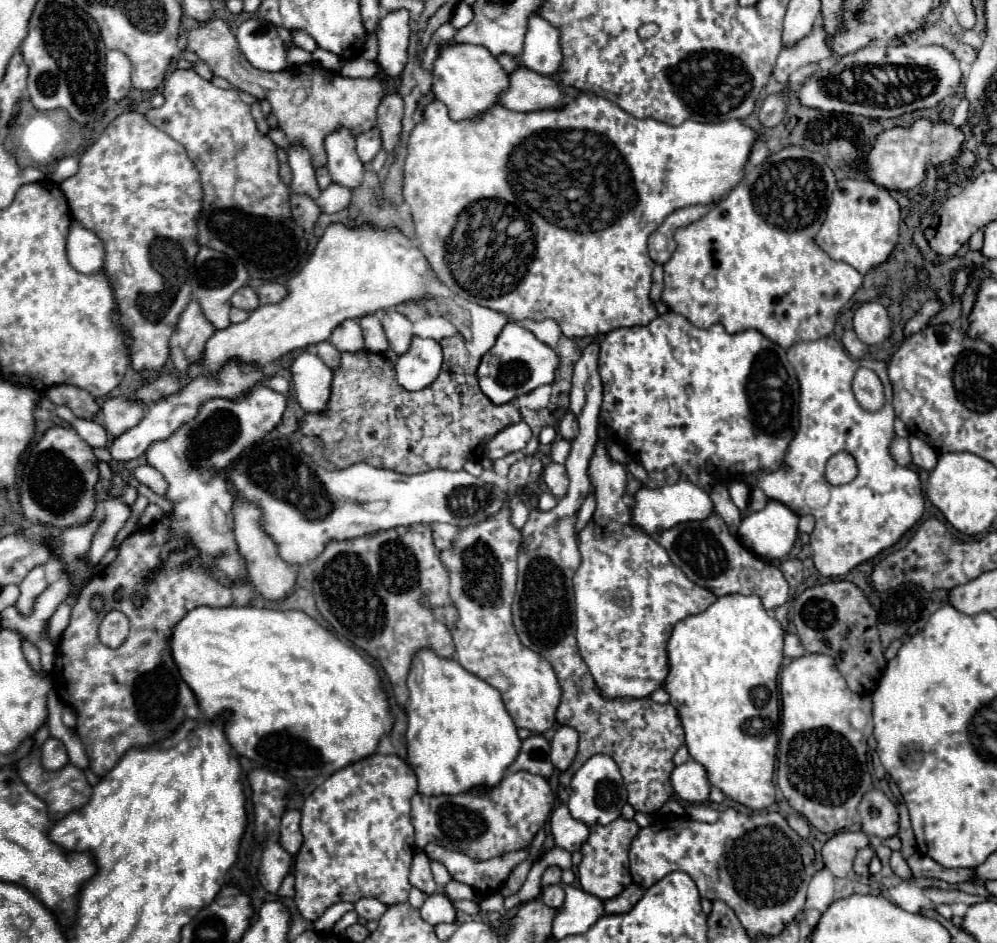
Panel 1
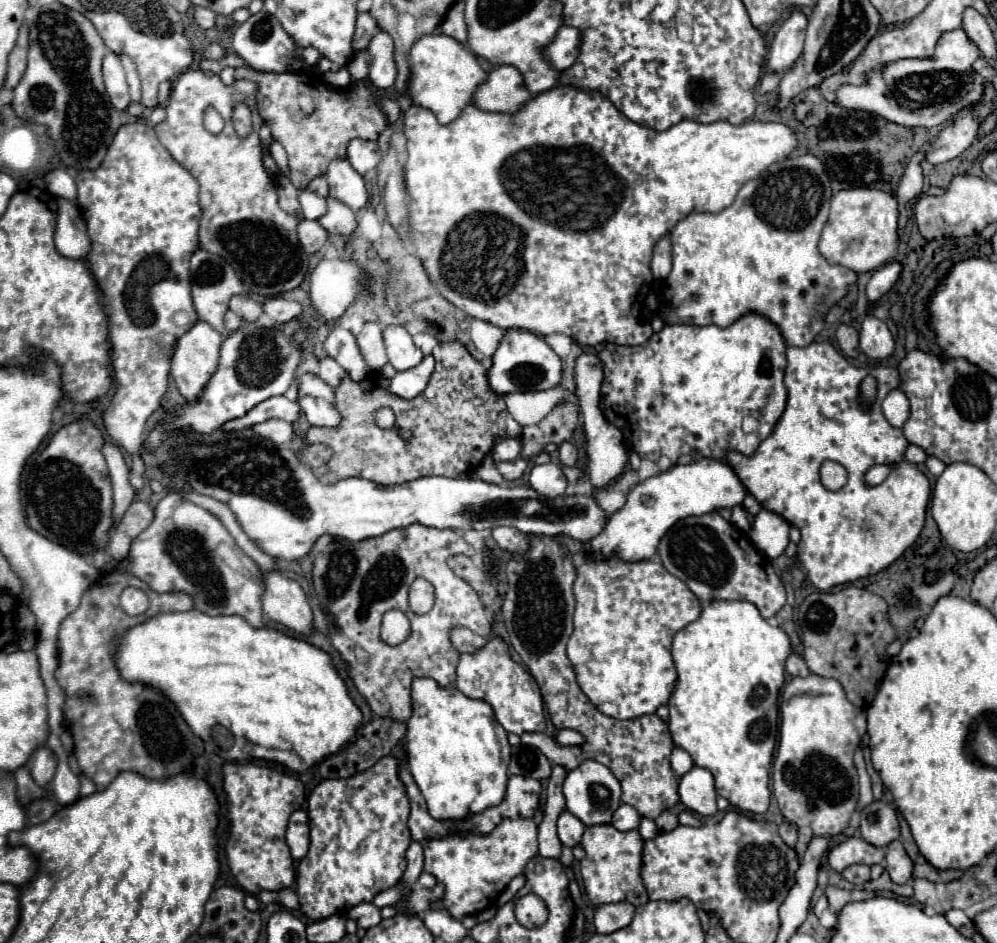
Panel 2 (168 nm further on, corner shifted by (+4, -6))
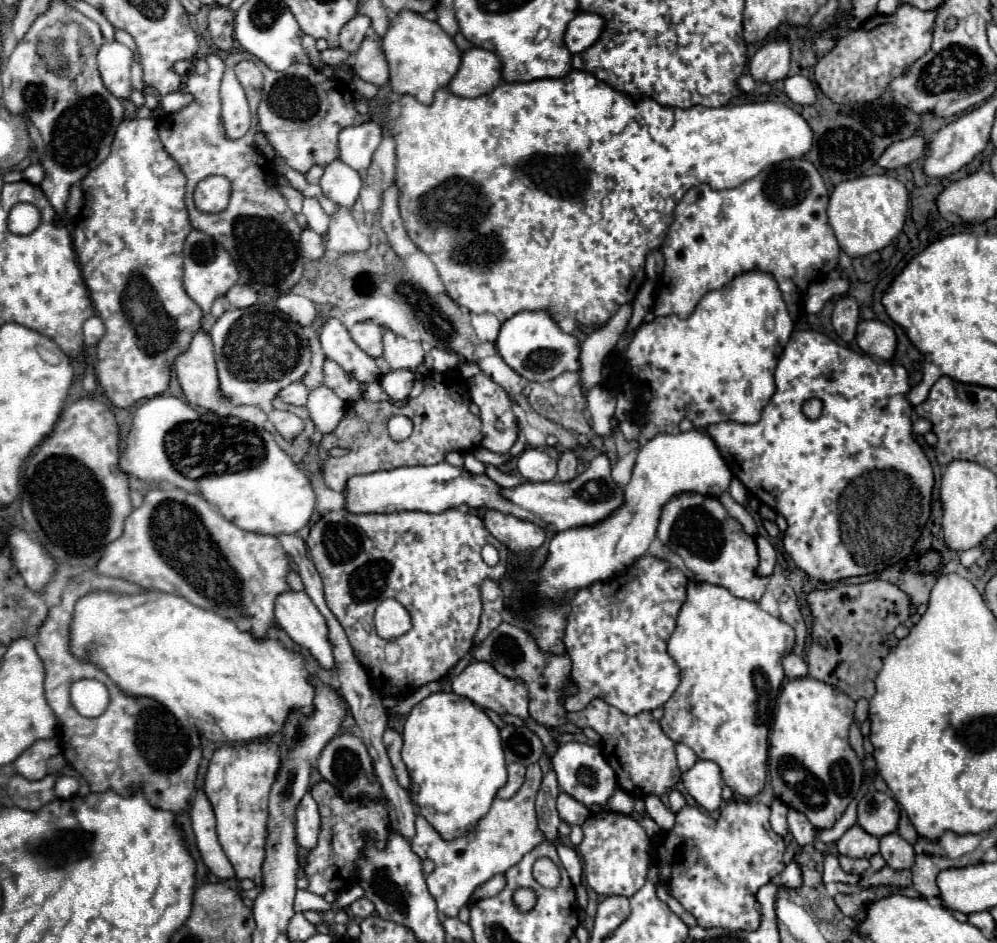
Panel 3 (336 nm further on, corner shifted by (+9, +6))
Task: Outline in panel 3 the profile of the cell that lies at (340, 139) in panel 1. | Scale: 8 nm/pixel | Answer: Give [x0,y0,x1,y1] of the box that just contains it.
[320,160,362,208]

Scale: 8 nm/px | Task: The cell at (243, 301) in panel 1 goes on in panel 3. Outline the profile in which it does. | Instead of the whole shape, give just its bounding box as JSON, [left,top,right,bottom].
[226,284,258,308]

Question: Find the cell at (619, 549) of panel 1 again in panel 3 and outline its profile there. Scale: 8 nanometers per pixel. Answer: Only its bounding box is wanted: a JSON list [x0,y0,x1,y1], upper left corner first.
[564,554,688,714]

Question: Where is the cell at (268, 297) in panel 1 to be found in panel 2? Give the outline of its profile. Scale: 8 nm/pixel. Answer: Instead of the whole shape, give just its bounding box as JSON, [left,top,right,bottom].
[263,298,303,324]

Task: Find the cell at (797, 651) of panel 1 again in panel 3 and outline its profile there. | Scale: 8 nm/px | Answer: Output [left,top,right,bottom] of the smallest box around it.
[782,652,808,678]

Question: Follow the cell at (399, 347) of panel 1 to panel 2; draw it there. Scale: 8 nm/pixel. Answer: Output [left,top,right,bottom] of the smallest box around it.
[383,326,423,372]

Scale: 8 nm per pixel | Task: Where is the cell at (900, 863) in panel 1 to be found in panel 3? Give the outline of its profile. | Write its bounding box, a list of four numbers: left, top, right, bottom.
[880,832,914,870]

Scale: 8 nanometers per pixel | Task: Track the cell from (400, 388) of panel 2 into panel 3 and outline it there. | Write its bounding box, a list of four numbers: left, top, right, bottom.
[380,370,416,400]

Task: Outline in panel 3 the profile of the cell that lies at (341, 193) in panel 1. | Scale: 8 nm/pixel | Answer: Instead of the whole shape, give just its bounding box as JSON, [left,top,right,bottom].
[326,206,370,254]

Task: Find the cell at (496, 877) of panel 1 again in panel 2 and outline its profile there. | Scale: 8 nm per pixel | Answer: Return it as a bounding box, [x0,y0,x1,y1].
[423,818,537,920]

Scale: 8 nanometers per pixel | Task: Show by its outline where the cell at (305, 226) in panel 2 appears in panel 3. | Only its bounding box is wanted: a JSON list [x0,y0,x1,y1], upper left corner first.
[300,228,324,260]

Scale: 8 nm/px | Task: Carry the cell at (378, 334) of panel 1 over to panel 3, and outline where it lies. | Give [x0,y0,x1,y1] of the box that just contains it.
[350,322,382,358]

